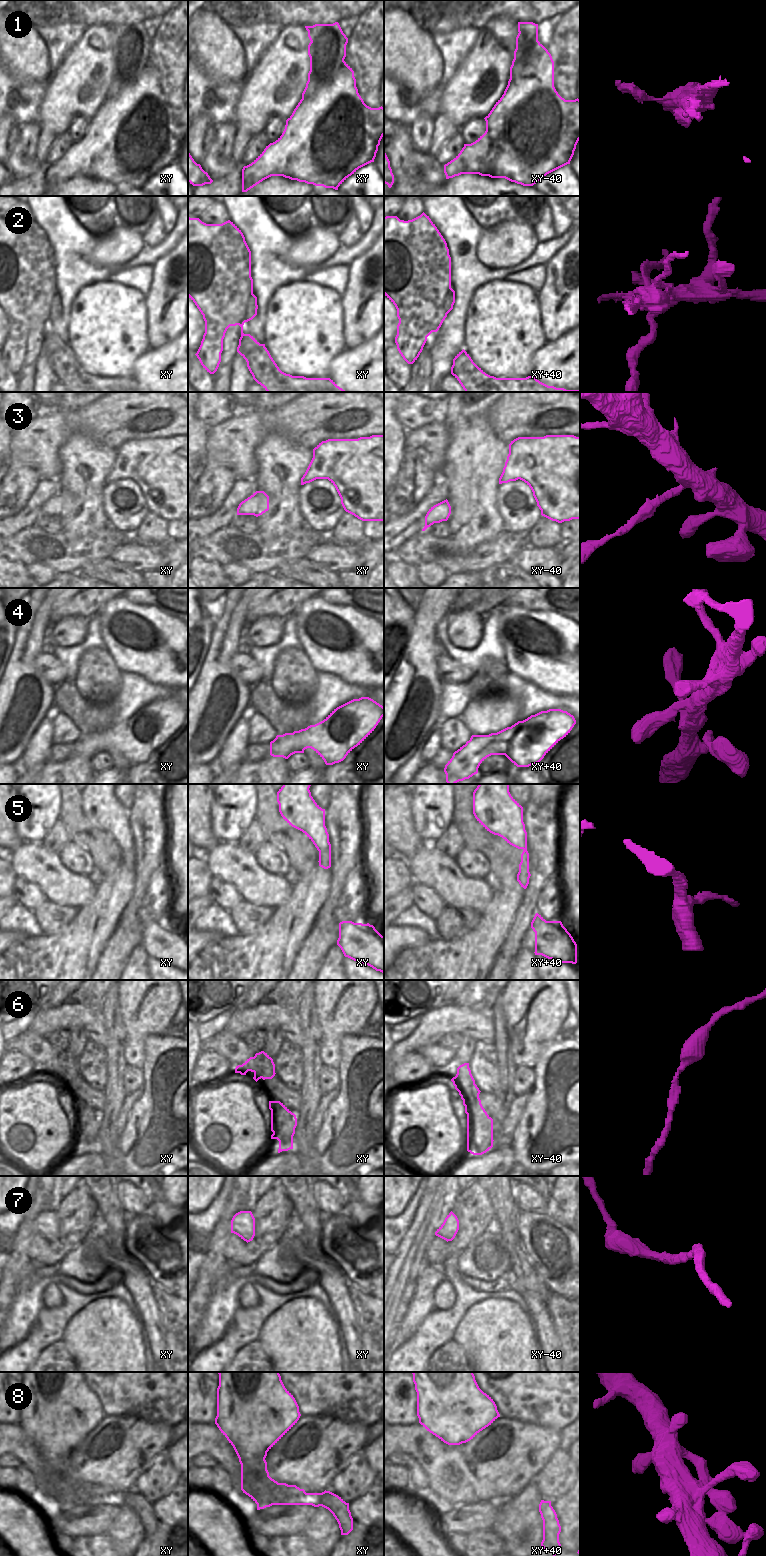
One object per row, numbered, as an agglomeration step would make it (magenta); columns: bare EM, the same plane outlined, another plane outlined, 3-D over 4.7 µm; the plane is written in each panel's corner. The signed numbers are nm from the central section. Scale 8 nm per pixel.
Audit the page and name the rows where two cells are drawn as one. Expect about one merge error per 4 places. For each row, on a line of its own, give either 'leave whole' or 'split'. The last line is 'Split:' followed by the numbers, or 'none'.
1: split
2: split
3: leave whole
4: leave whole
5: split
6: leave whole
7: leave whole
8: leave whole
Split: 1, 2, 5

